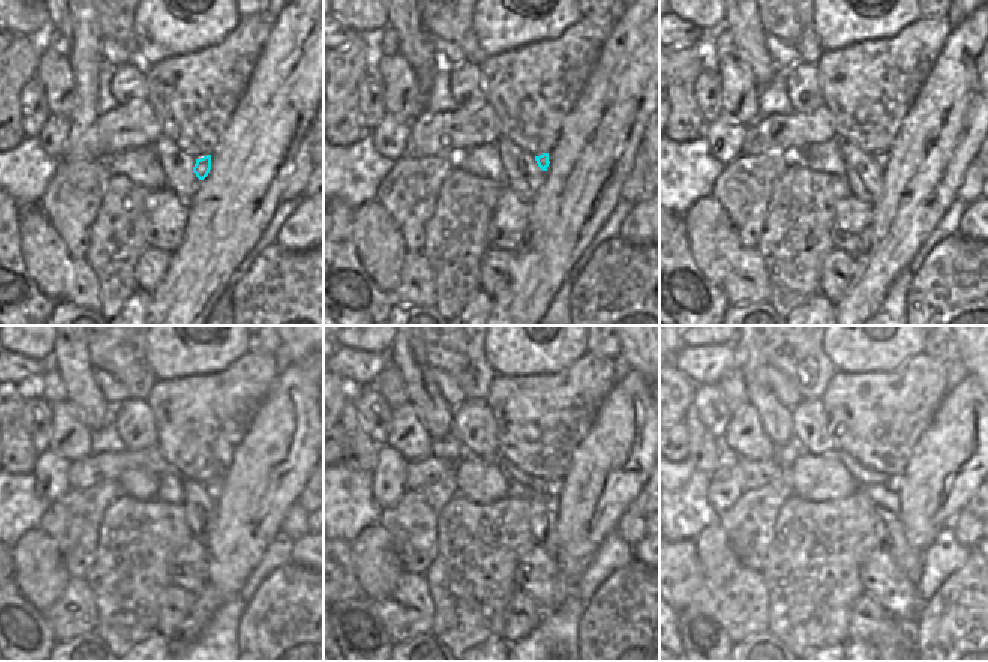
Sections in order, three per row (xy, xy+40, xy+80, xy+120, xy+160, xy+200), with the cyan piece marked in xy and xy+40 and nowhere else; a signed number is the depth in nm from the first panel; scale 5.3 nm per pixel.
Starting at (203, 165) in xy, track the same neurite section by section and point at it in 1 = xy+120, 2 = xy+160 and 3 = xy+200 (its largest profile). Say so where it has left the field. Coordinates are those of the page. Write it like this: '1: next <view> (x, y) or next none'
1: next xy+120 (212, 488)
2: next xy+160 (552, 488)
3: next xy+200 (892, 484)

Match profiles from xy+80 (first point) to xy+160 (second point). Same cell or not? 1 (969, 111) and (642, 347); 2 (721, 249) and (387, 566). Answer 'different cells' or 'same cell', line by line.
1: different cells
2: same cell

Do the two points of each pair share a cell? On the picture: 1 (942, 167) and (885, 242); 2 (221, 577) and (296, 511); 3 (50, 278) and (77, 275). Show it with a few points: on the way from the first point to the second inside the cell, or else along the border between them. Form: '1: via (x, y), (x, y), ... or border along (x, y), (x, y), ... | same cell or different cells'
1: via (924, 185), (915, 194), (900, 224) | same cell
2: border along (297, 503), (284, 518), (279, 533) | different cells
3: border along (71, 261), (60, 299) | different cells

